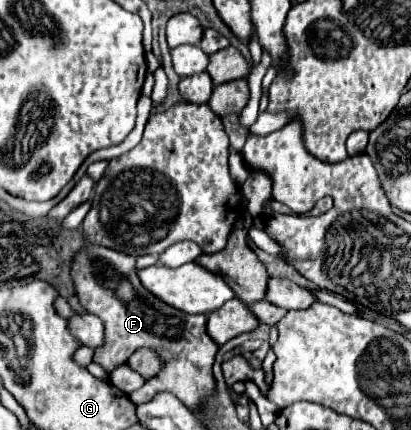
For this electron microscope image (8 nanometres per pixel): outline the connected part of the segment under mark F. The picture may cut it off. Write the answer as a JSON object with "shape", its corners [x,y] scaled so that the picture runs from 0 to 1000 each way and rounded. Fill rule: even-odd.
{"shape":[[[207,567],[178,591],[173,609],[173,656],[197,712],[251,744],[255,786],[251,805],[231,809],[226,842],[270,865],[309,842],[309,833],[333,809],[367,809],[382,819],[392,837],[392,860],[367,884],[348,893],[319,926],[367,926],[377,912],[406,907],[426,916],[460,953],[484,953],[499,926],[523,916],[523,879],[518,879],[518,842],[528,823],[528,800],[504,781],[499,735],[465,735],[450,726],[431,726],[426,716],[377,698],[367,679],[358,679],[333,647],[328,600],[299,595],[270,577]]]}

